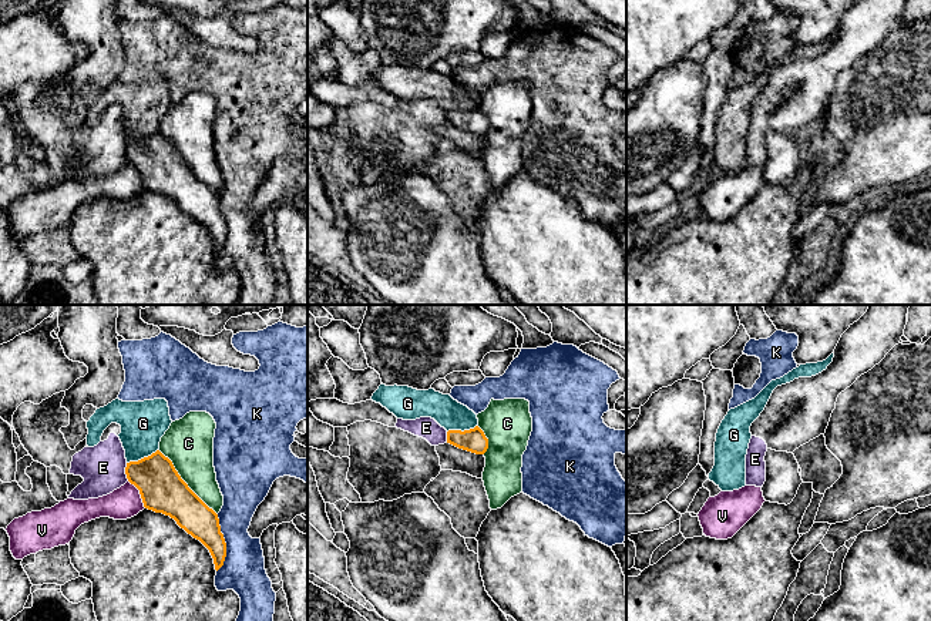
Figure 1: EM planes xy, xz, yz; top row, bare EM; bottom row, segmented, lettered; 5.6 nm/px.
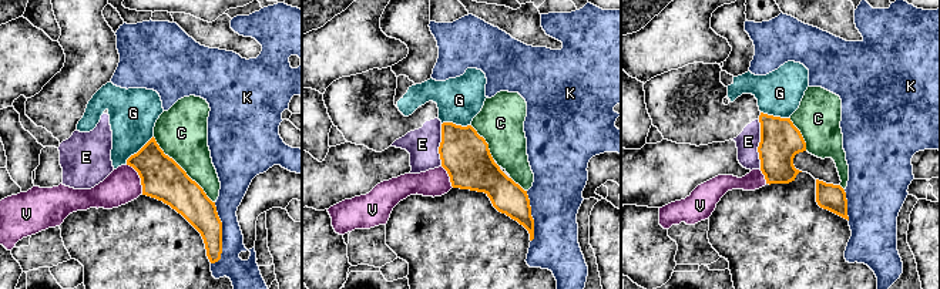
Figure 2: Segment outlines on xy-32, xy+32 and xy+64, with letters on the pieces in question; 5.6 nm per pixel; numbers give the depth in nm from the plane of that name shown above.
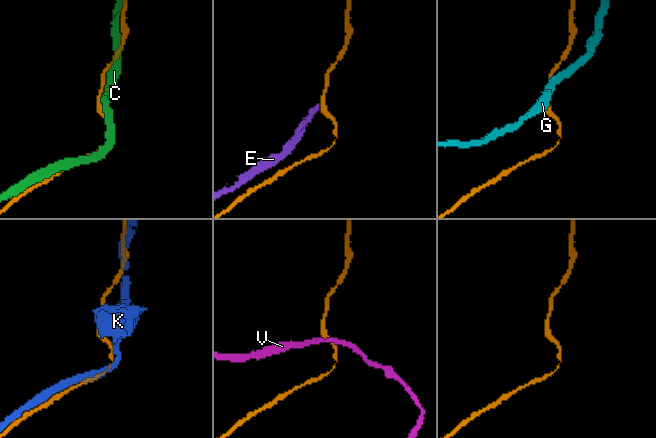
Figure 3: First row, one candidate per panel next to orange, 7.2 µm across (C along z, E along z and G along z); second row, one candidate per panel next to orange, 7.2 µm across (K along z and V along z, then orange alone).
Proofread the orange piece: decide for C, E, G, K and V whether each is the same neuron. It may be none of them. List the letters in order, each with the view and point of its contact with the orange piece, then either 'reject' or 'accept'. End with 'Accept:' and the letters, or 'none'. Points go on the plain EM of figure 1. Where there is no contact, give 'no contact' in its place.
C: xy (184, 163) | reject
E: xy (125, 153) | reject
G: xy (144, 138) | reject
K: xy (225, 224) | reject
V: xy (140, 174) | reject
Accept: none

